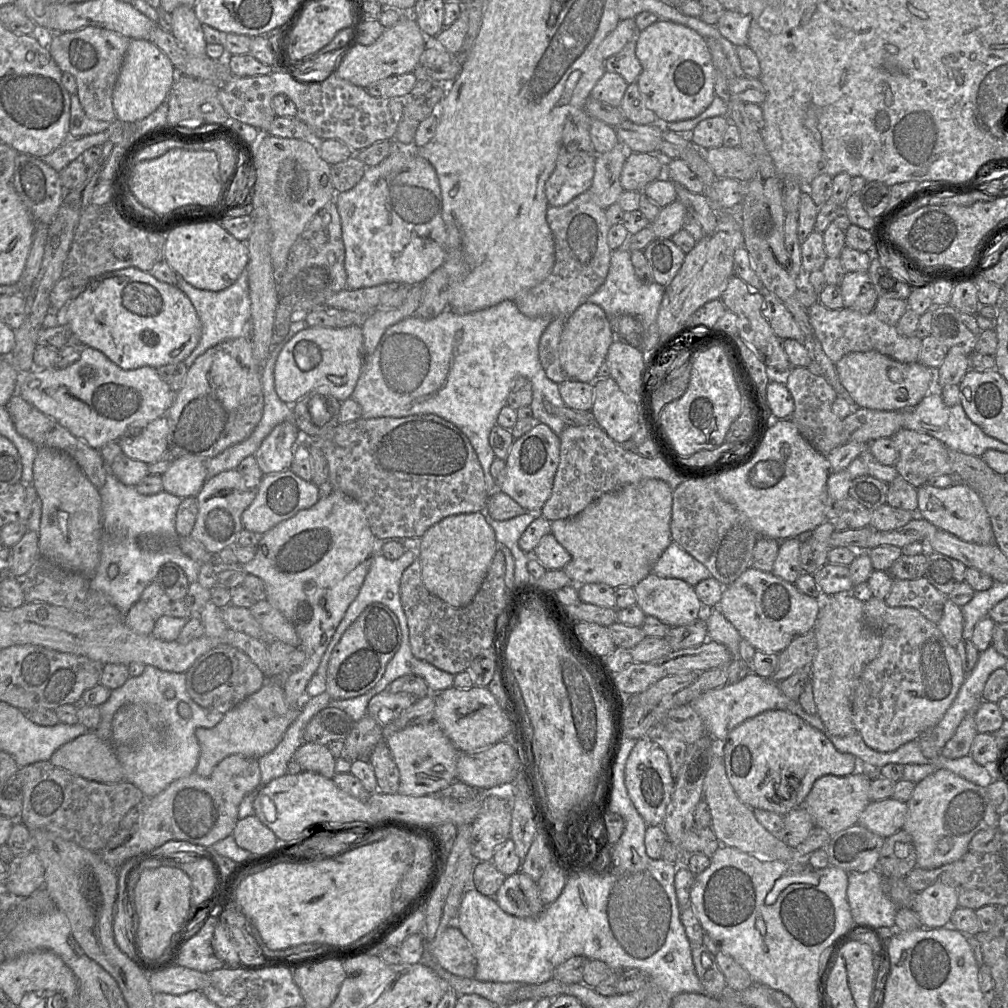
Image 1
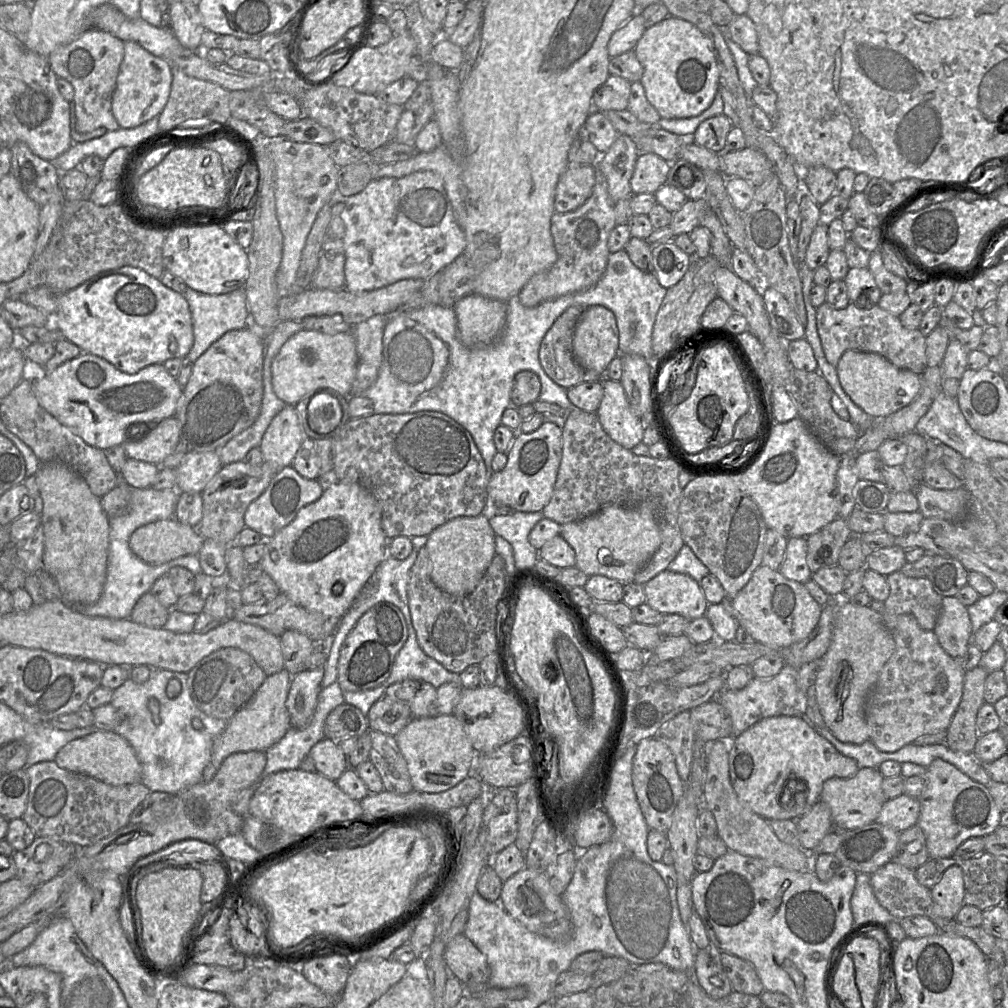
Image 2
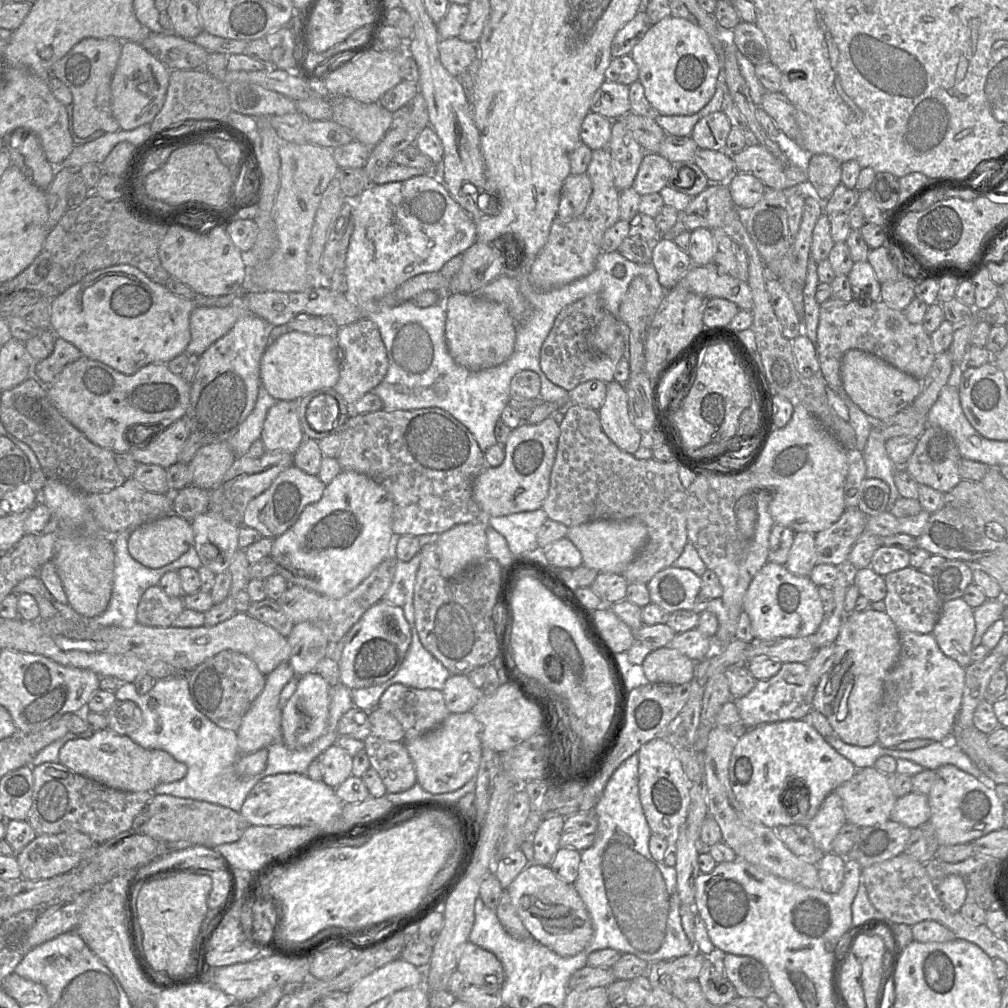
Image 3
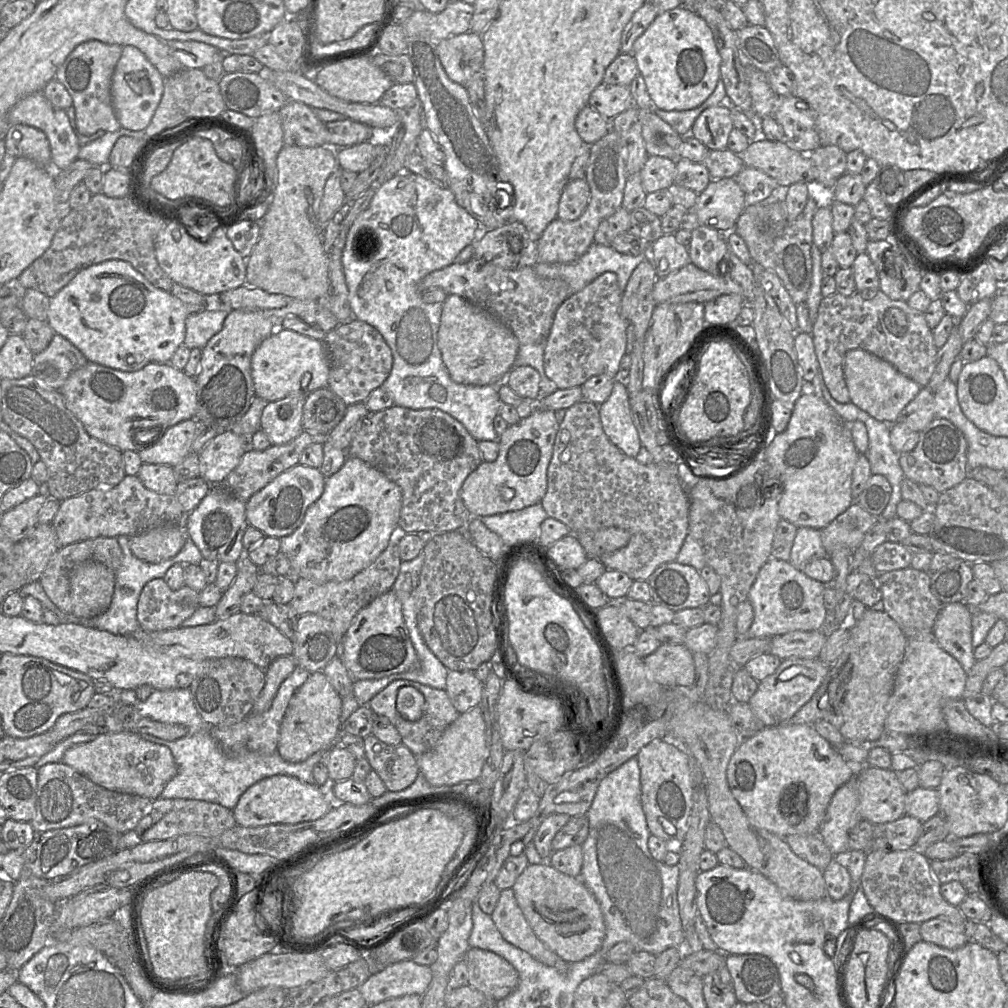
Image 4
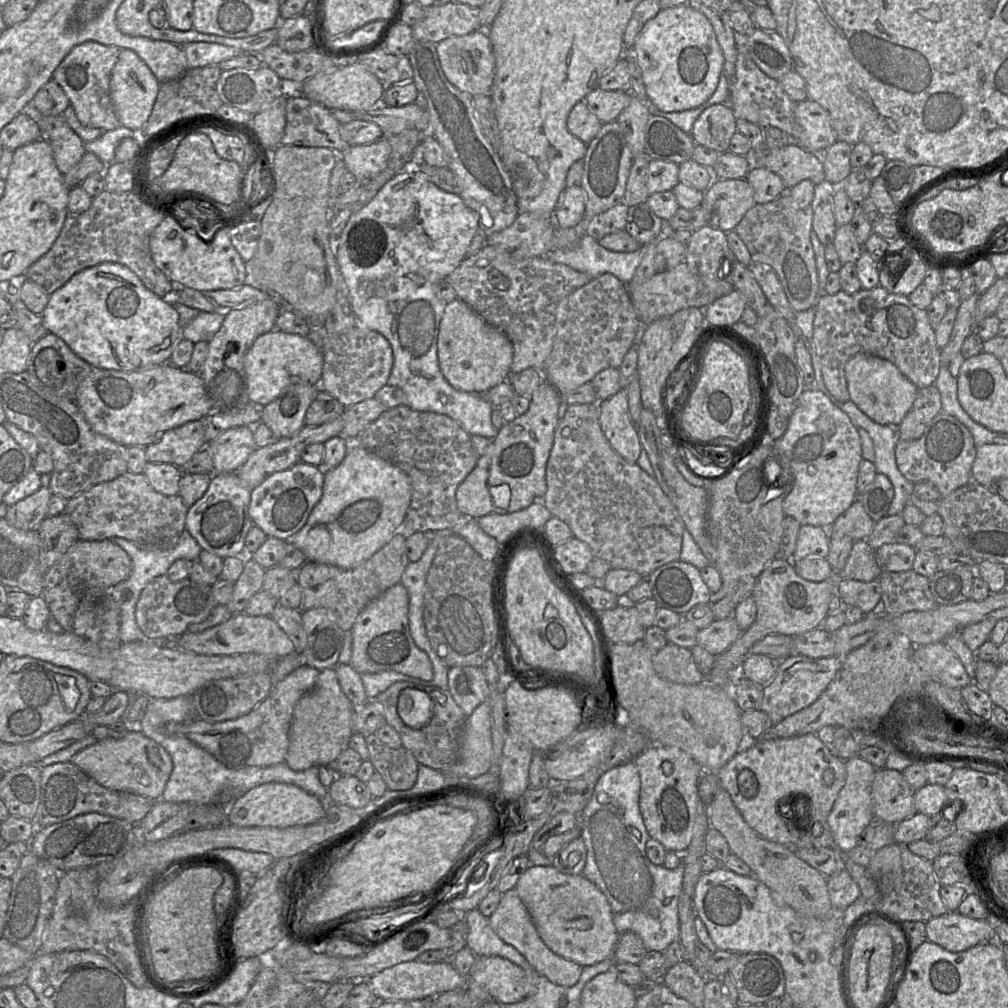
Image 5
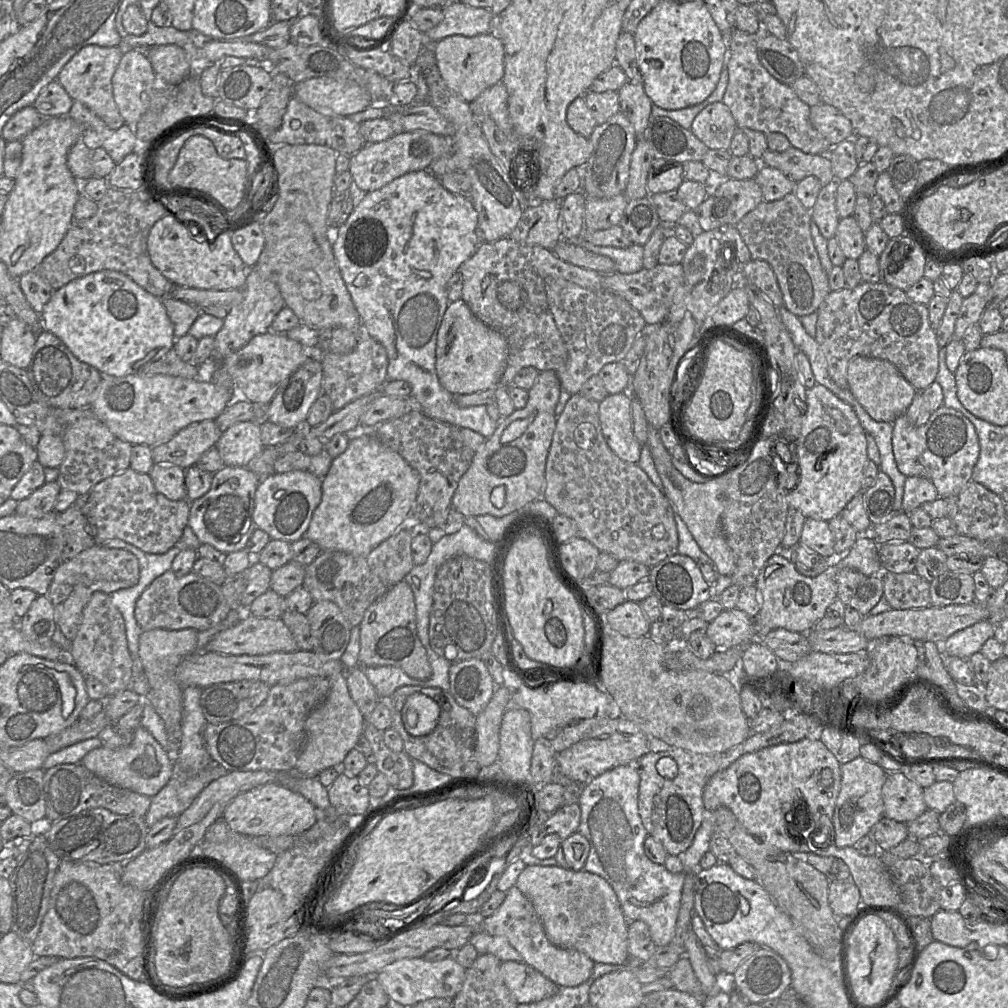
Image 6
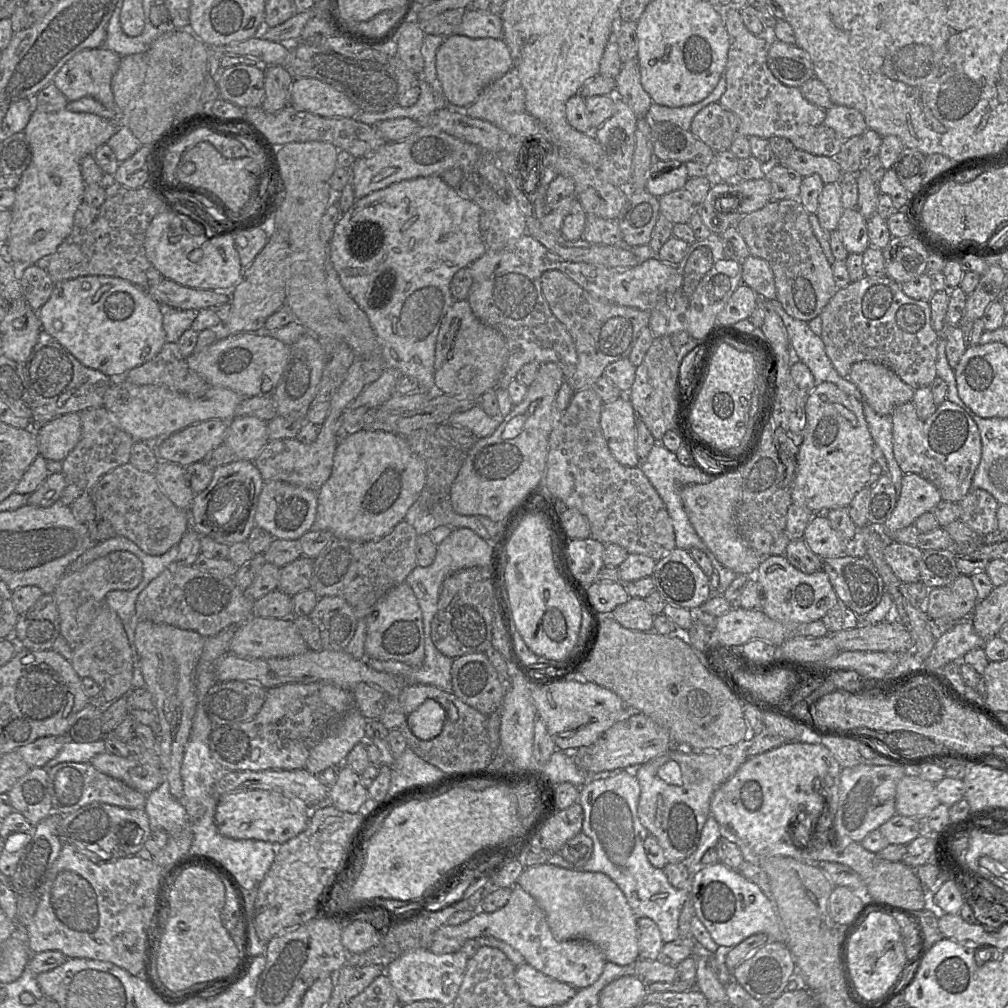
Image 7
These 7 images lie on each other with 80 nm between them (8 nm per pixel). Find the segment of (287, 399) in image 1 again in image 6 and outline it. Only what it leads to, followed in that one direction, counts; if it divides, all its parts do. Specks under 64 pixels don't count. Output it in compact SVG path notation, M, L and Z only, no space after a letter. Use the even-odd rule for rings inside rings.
M266 333L253 337L247 345L224 359L224 365L235 382L235 398L269 404L281 384L309 357L309 351L284 333Z

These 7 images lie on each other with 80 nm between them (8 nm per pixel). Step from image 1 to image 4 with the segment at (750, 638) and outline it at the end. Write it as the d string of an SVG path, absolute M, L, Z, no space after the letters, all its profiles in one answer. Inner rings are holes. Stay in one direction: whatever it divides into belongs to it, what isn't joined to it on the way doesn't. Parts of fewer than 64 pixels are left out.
M770 558L761 567L748 594L754 620L744 637L774 637L794 631L821 630L827 614L823 599L825 587L825 584L809 578L789 561Z

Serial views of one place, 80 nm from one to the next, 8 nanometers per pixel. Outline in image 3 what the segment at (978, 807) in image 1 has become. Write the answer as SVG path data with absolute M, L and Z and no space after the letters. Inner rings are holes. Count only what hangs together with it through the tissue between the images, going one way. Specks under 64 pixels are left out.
M947 764L939 767L936 779L928 793L929 821L937 833L939 846L971 843L974 840L1004 827L1005 807L989 781L981 781Z

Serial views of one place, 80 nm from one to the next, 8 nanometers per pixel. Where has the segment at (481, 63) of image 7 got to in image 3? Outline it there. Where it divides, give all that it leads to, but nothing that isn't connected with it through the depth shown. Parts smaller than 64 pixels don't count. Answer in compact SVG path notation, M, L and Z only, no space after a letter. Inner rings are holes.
M458 37L440 38L437 47L442 65L455 77L479 57L478 42L465 42Z

